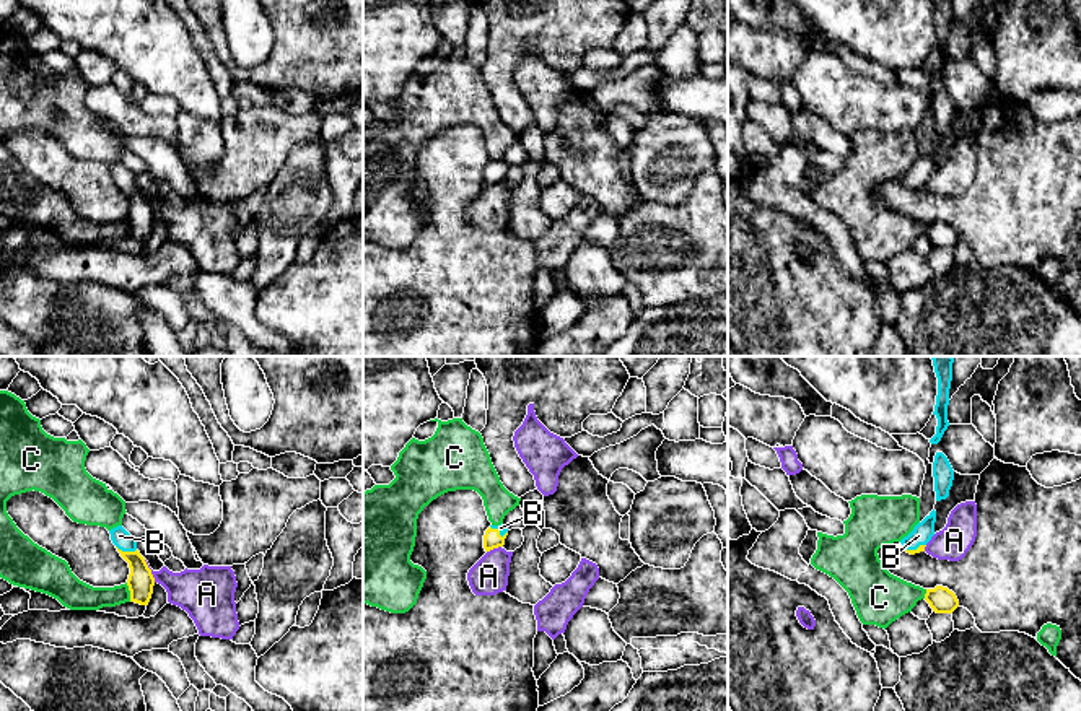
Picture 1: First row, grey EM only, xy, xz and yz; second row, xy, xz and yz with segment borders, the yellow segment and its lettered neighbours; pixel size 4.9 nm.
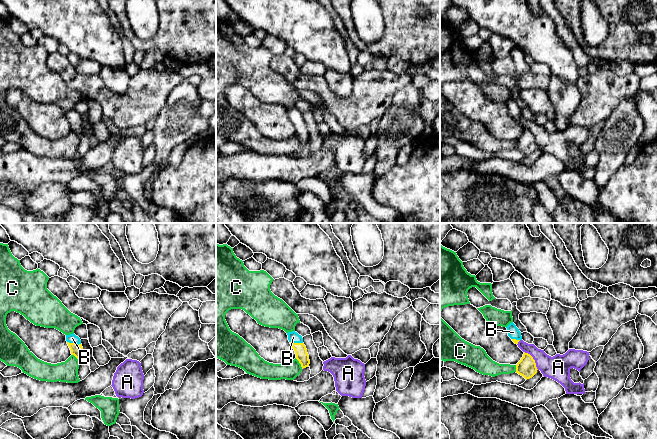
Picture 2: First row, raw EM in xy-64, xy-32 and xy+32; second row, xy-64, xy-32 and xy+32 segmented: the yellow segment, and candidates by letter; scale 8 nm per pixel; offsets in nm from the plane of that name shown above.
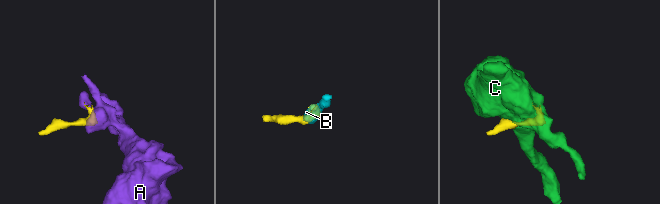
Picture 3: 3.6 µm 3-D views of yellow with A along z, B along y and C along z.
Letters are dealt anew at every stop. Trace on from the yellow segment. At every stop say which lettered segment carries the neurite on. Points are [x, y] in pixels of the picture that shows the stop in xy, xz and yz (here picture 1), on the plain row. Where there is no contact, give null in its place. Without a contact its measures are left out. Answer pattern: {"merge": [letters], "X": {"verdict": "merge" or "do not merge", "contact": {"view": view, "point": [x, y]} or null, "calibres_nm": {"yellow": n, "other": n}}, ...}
{"merge": ["B"], "A": {"verdict": "do not merge", "contact": {"view": "xy", "point": [150, 207]}, "calibres_nm": {"yellow": 130, "other": 220}}, "B": {"verdict": "merge", "contact": {"view": "xy", "point": [126, 187]}, "calibres_nm": {"yellow": 130, "other": 90}}, "C": {"verdict": "do not merge", "contact": {"view": "xy", "point": [131, 228]}, "calibres_nm": {"yellow": 130, "other": 140}}}

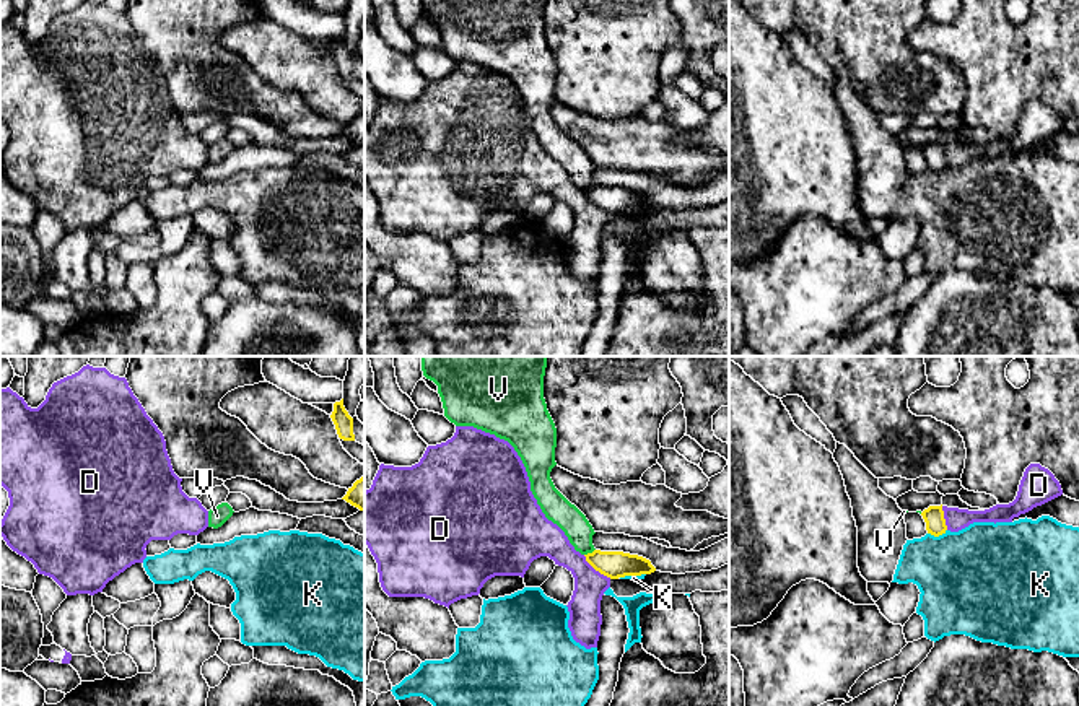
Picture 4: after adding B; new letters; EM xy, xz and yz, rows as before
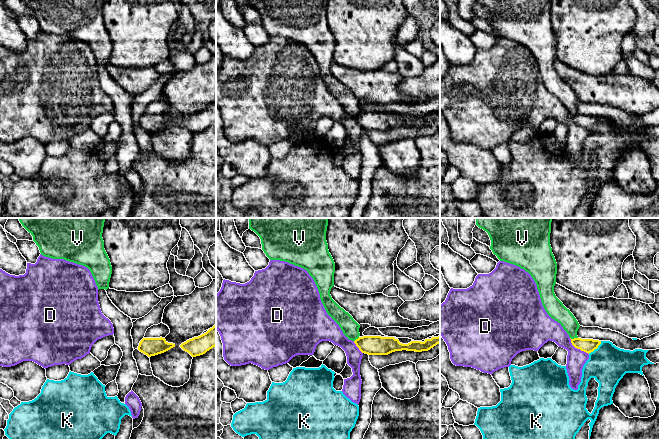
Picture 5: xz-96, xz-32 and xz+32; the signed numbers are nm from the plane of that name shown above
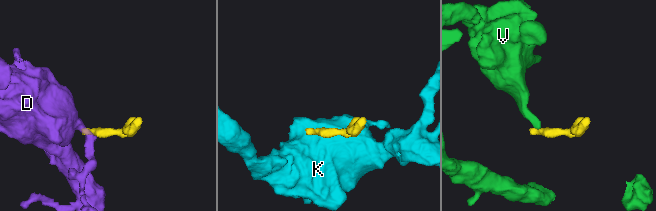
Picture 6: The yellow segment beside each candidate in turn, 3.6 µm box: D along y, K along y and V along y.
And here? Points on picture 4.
{"merge": [], "D": {"verdict": "do not merge", "contact": {"view": "xz", "point": [596, 205]}, "calibres_nm": {"yellow": 140, "other": 160}}, "K": {"verdict": "do not merge", "contact": {"view": "yz", "point": [936, 171]}, "calibres_nm": {"yellow": 100, "other": 460}}, "V": {"verdict": "do not merge", "contact": {"view": "xz", "point": [589, 189]}, "calibres_nm": {"yellow": 140, "other": 140}}}

